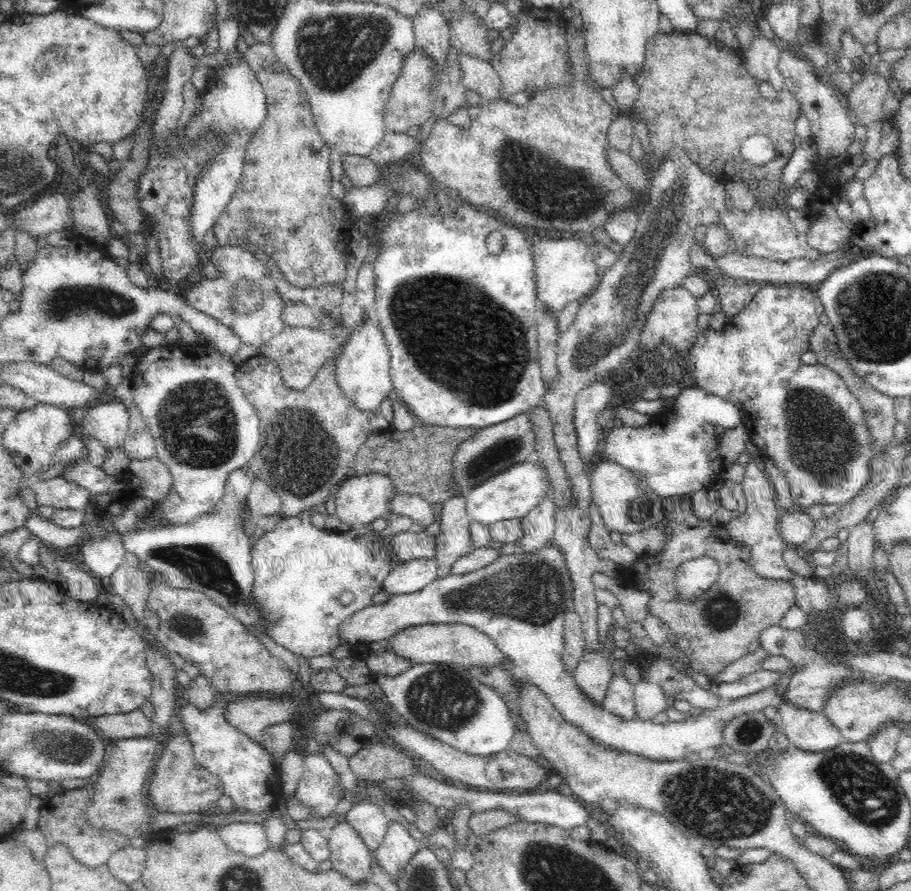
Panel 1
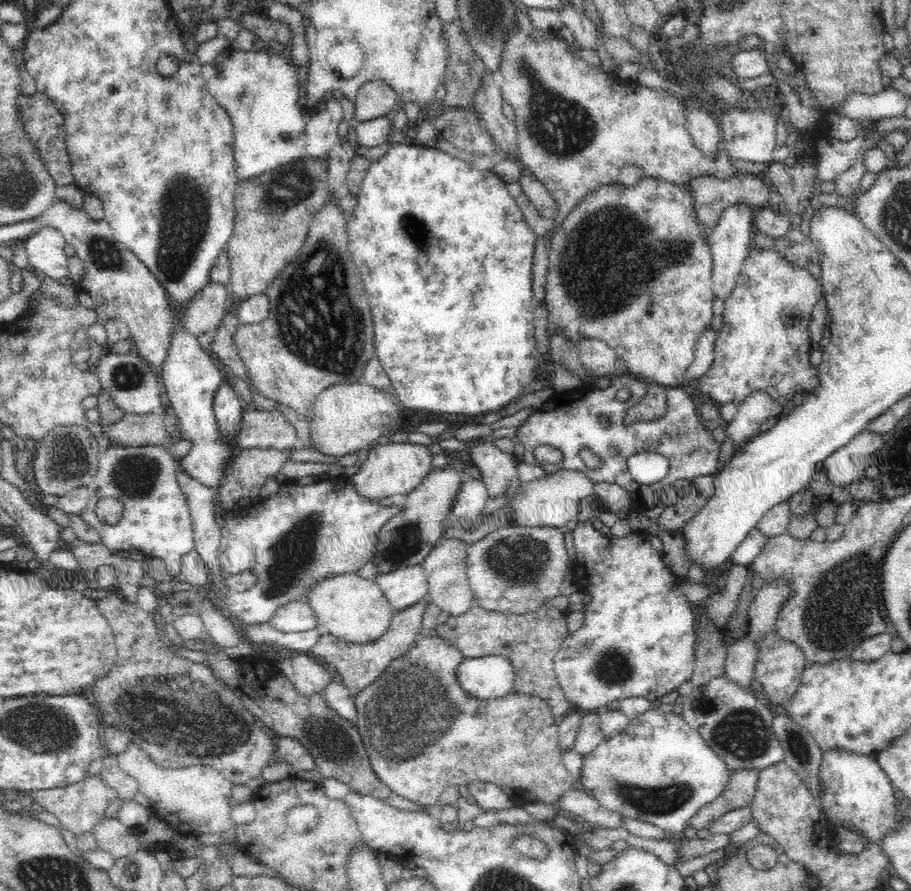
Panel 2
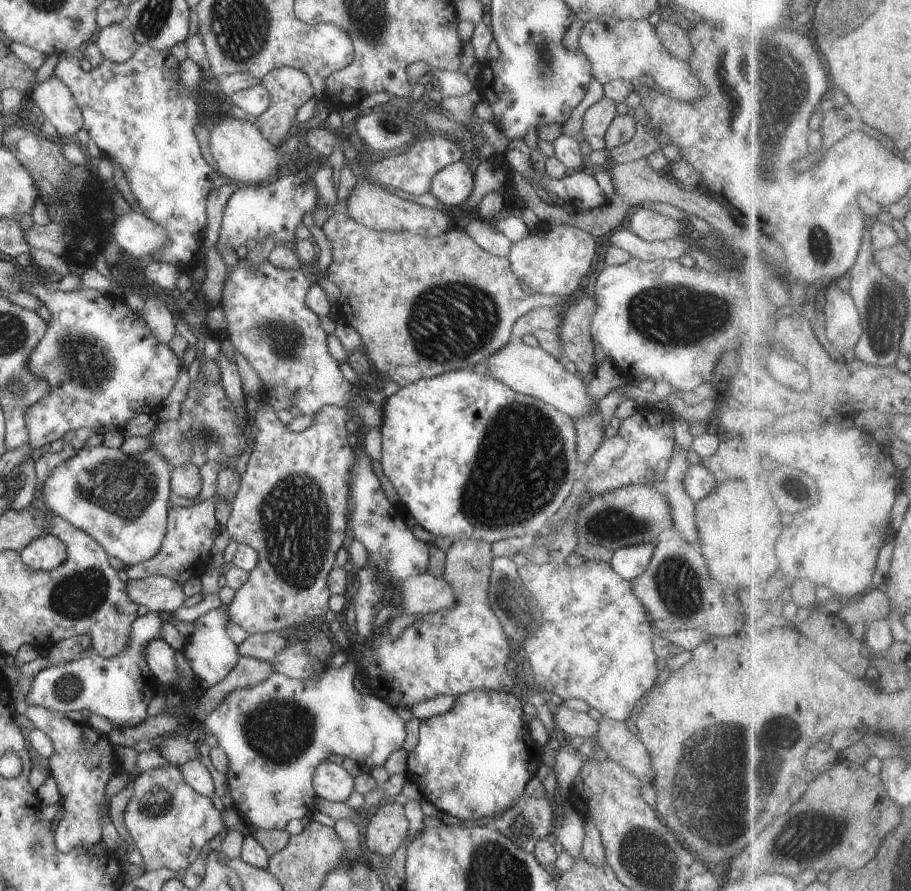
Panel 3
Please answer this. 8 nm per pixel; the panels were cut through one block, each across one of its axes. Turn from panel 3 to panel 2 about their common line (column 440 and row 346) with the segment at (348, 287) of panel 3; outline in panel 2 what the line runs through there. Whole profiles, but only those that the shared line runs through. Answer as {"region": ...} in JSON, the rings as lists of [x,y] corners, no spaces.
{"region":[[[331,193],[328,194],[318,216],[310,223],[304,246],[298,256],[288,262],[288,266],[284,266],[284,270],[267,286],[268,316],[255,325],[240,325],[233,336],[238,357],[246,367],[252,385],[258,393],[294,409],[306,422],[313,420],[313,405],[326,388],[334,384],[358,382],[364,372],[364,366],[375,356],[370,304],[364,296],[362,280],[348,248],[349,217],[340,210],[341,193],[336,193],[335,197]]]}

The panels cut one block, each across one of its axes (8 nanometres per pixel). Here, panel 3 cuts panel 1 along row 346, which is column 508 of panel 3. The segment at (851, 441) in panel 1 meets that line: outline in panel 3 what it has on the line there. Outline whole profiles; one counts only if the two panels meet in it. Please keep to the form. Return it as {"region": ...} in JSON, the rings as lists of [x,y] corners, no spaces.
{"region":[[[474,689],[455,697],[448,712],[421,721],[418,744],[407,753],[407,777],[418,787],[424,801],[461,821],[496,818],[513,807],[527,782],[536,775],[543,756],[543,748],[534,742],[522,719],[525,713],[520,702],[511,691]]]}

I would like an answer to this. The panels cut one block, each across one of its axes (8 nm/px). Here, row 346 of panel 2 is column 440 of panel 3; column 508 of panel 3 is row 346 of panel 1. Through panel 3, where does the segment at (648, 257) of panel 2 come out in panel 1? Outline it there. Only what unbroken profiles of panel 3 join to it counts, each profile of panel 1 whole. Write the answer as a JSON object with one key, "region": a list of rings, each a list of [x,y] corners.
{"region":[[[674,286],[664,290],[652,310],[648,312],[648,320],[640,332],[640,344],[638,348],[647,351],[647,349],[656,350],[660,342],[668,342],[670,346],[675,346],[680,351],[688,349],[696,342],[697,336],[702,330],[698,327],[697,318],[699,312],[697,307],[697,297],[692,296],[685,288]]]}

